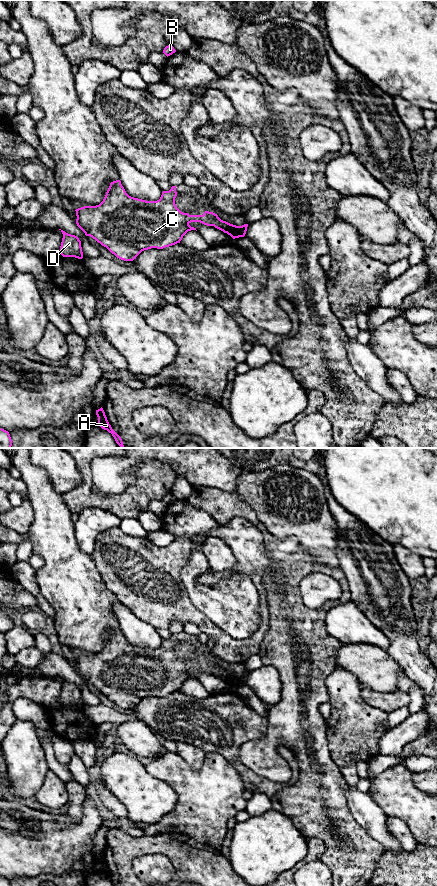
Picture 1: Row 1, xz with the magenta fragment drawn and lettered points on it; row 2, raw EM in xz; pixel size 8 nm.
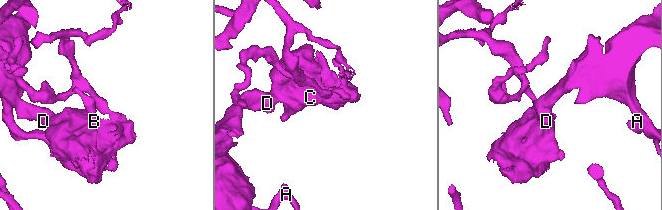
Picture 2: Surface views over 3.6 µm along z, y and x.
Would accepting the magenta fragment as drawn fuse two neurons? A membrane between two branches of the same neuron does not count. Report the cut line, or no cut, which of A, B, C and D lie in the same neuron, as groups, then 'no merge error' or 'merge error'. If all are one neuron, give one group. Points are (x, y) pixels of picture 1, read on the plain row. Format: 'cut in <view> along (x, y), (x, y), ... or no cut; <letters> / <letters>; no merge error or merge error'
cut in xz along (212, 669), (220, 668), (227, 680); A B / C D; merge error

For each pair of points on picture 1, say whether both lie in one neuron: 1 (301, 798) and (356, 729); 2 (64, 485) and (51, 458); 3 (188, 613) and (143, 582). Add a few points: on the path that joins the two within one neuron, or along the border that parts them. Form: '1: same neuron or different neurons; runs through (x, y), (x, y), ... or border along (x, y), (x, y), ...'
1: different neurons; border along (326, 736), (330, 757), (345, 779)
2: same neuron; runs through (64, 478), (63, 472), (58, 465)
3: same neuron; runs through (177, 606), (161, 598), (154, 591)

